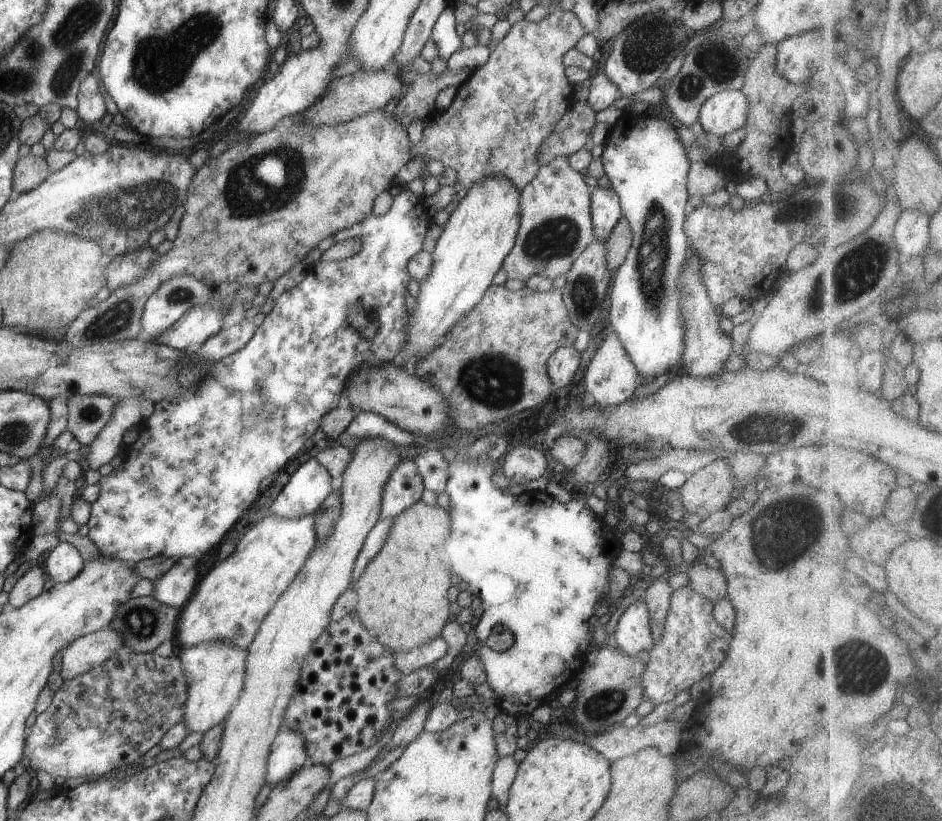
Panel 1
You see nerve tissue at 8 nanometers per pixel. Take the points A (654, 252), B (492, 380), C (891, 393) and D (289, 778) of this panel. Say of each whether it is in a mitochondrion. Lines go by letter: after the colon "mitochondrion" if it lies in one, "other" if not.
A: mitochondrion
B: mitochondrion
C: other
D: other

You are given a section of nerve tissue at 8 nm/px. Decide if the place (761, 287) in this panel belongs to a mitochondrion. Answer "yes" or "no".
no

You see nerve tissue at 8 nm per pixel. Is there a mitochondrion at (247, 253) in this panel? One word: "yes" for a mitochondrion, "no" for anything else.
no

